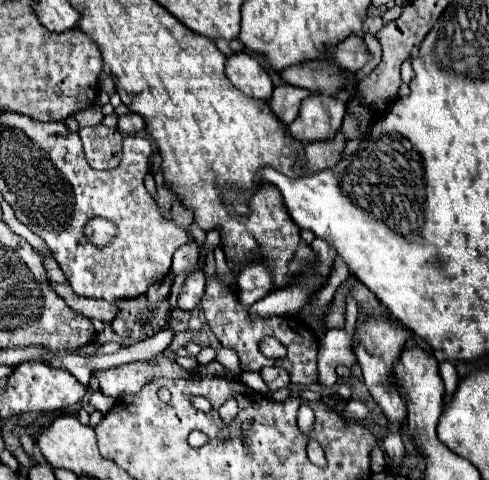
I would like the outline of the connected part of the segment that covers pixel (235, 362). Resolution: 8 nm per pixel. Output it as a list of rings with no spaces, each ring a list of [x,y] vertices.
[[[227,348],[217,350],[217,360],[219,360],[229,372],[233,372],[233,374],[239,374],[239,372],[241,372],[241,368],[239,368],[239,358],[237,358],[237,354],[235,354],[233,350],[227,350]]]

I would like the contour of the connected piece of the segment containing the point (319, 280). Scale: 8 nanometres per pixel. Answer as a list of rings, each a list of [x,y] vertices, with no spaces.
[[[315,238],[311,242],[311,248],[313,248],[313,252],[317,256],[315,268],[311,268],[307,272],[307,276],[297,280],[295,286],[269,292],[265,298],[261,298],[255,304],[251,304],[249,306],[251,308],[251,316],[295,314],[295,312],[299,312],[299,308],[305,306],[309,296],[327,282],[337,252],[335,252],[335,248],[331,248],[331,244],[327,244],[325,240],[319,240],[319,238]]]

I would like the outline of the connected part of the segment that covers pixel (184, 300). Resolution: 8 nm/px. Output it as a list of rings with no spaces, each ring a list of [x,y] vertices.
[[[197,268],[195,272],[191,272],[183,284],[183,290],[179,294],[179,300],[177,300],[177,306],[181,310],[193,310],[199,302],[201,302],[201,296],[205,292],[205,274],[201,268]]]

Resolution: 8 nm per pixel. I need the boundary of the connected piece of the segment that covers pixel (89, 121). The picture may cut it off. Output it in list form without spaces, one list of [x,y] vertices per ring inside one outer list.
[[[87,108],[83,112],[77,112],[73,118],[79,122],[79,126],[95,126],[95,124],[101,124],[103,114],[99,108]]]

